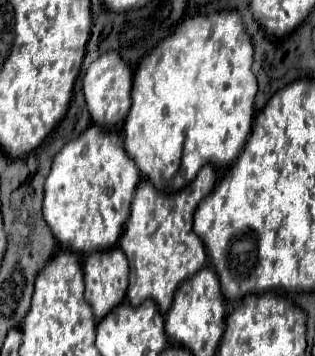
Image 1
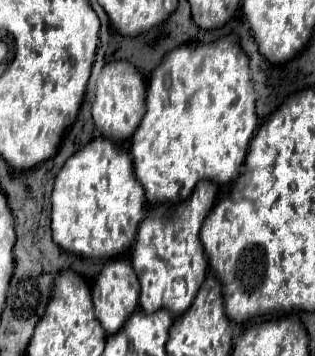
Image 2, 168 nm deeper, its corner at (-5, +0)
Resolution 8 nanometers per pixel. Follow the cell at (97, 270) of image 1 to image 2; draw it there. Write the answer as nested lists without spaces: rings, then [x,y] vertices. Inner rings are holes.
[[[127,259],[109,261],[93,285],[95,317],[107,331],[117,333],[139,307],[139,281]]]

